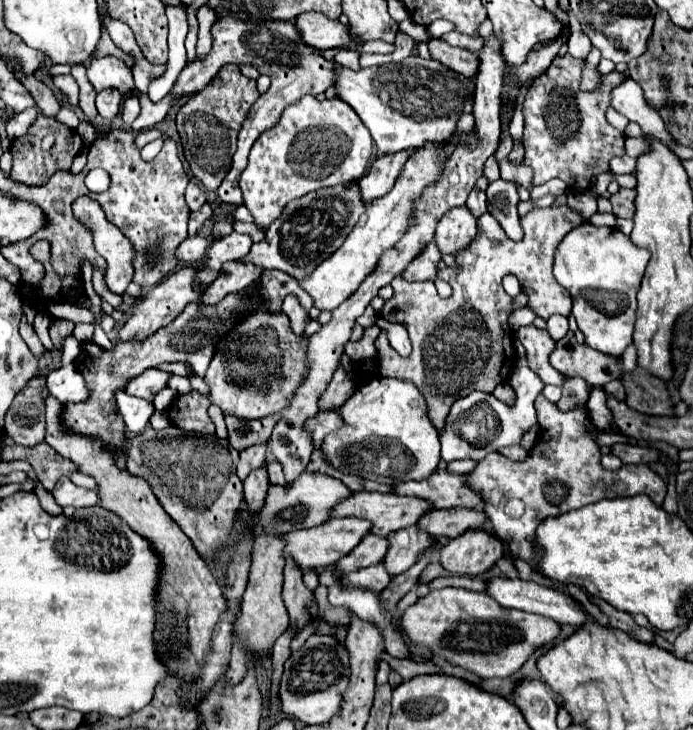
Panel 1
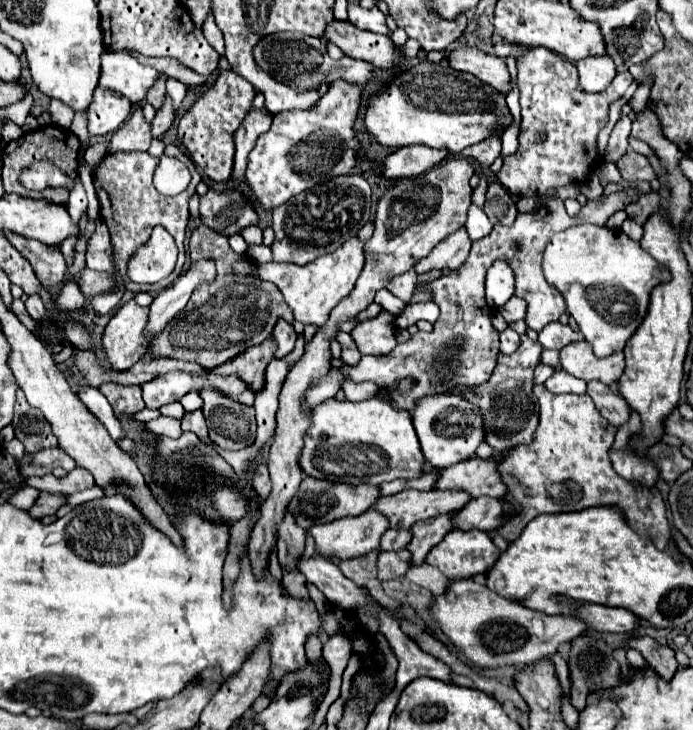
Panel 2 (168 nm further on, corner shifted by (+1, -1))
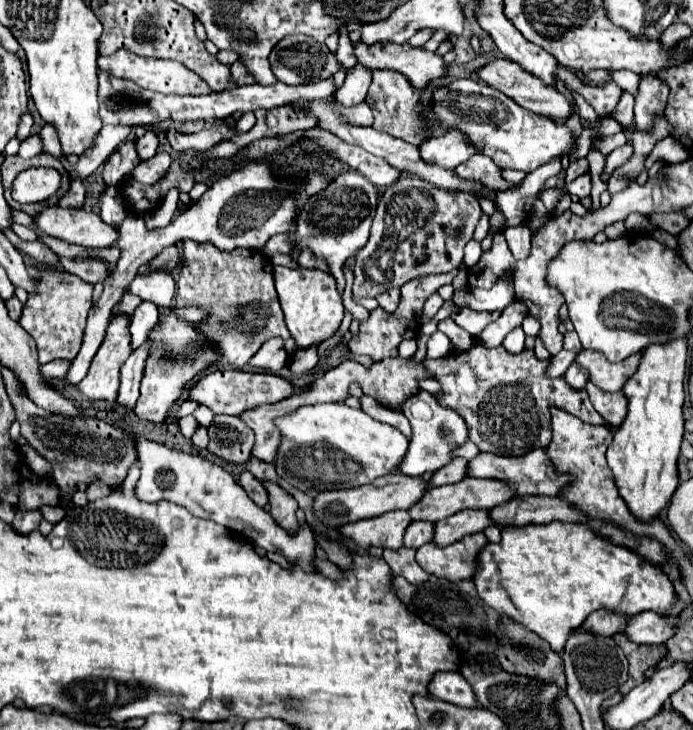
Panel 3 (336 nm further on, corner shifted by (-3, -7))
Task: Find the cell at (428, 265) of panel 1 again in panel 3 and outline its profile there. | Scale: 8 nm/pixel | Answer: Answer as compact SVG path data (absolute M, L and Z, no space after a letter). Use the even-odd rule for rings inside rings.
M388 288L386 292L382 292L380 296L376 296L378 304L386 310L386 312L394 312L398 308L400 302L400 288Z

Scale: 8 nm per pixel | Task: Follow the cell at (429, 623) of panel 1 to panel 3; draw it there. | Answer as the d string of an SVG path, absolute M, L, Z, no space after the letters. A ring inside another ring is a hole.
M598 610L598 612L592 612L580 628L586 632L594 632L598 636L614 636L622 632L622 628L626 628L626 618L624 614L618 614L618 612Z

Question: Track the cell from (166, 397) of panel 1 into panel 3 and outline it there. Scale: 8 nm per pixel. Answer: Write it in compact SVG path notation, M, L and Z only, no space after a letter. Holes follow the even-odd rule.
M184 416L178 420L178 426L180 426L180 432L186 436L186 438L192 438L192 434L200 428L198 420L194 420L194 416Z

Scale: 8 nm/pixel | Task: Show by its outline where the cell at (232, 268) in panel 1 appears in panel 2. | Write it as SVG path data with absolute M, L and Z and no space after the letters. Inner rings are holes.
M354 236L332 254L324 254L322 258L316 258L316 262L310 262L306 266L268 262L268 264L258 264L254 268L254 274L256 278L270 280L280 288L296 320L300 320L302 324L316 324L320 328L328 320L330 310L354 288L354 282L358 280L358 274L362 272L364 258L366 258L364 240Z

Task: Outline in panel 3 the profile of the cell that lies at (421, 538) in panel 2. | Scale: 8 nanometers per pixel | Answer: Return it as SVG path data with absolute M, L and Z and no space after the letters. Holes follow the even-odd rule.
M482 508L462 510L446 520L436 522L436 532L432 542L438 546L448 546L462 540L466 534L482 532L488 526L494 526L494 520L490 518L490 510L482 510Z

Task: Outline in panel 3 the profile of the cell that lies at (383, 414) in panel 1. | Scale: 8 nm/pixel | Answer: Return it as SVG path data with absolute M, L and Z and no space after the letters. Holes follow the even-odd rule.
M342 402L298 408L274 420L274 426L282 436L274 460L276 474L302 492L356 488L374 482L380 476L396 472L396 466L408 450L408 438L396 428Z

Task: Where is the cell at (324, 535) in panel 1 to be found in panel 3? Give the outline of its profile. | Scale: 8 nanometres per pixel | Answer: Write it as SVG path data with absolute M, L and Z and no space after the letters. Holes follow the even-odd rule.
M394 510L374 518L358 520L354 524L346 524L342 528L342 534L352 538L362 550L368 550L370 546L398 550L402 546L402 538L410 522L412 520L406 510Z

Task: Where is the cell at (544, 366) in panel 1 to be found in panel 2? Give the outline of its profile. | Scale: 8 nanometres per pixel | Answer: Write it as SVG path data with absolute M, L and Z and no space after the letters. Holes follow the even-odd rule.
M522 334L520 348L512 356L498 356L496 370L492 378L486 384L480 384L476 388L476 394L470 394L468 388L464 388L464 398L478 404L486 412L486 442L494 446L496 454L502 454L504 450L510 450L518 444L528 444L532 442L534 430L538 426L538 402L536 396L532 394L532 370L534 366L540 364L542 356L542 344L538 340L528 338Z

